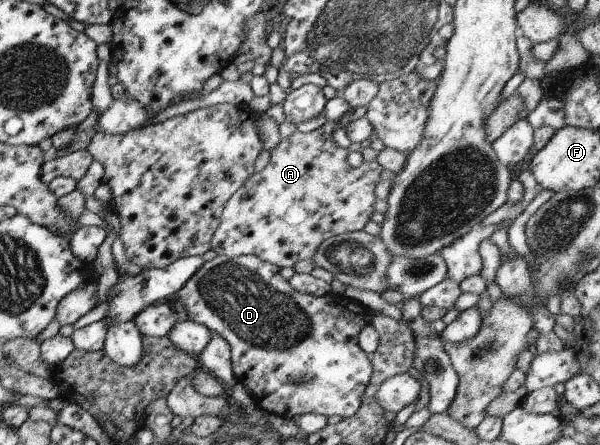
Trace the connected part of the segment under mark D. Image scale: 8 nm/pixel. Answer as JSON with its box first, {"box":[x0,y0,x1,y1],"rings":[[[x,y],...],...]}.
{"box":[174,254,372,419],"rings":[[[247,254],[238,258],[215,256],[210,261],[204,261],[201,264],[201,267],[177,291],[174,298],[184,307],[189,319],[203,324],[210,332],[217,332],[220,336],[223,336],[230,347],[230,364],[234,378],[253,393],[255,406],[263,412],[285,419],[291,419],[301,414],[319,414],[326,418],[329,415],[340,415],[342,418],[348,418],[359,409],[372,374],[369,355],[361,351],[357,341],[357,334],[361,331],[361,328],[371,323],[372,311],[362,303],[353,302],[344,295],[329,293],[317,297],[316,295],[295,292],[289,282],[279,274],[279,270],[280,268],[275,264],[263,261],[256,255]]]}

